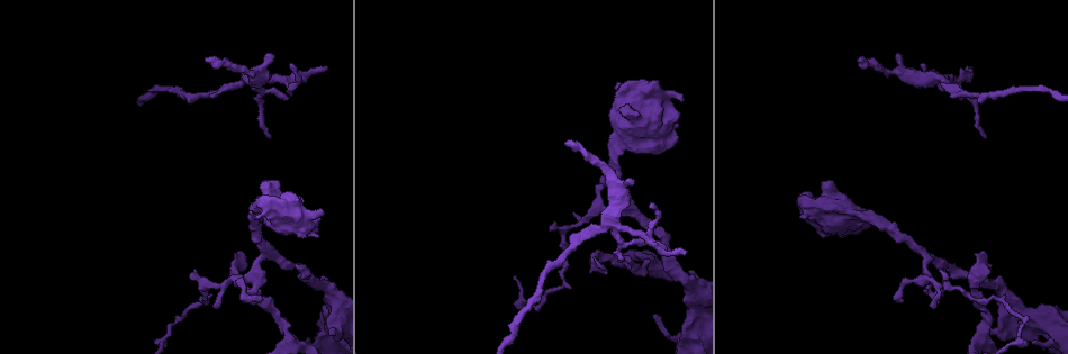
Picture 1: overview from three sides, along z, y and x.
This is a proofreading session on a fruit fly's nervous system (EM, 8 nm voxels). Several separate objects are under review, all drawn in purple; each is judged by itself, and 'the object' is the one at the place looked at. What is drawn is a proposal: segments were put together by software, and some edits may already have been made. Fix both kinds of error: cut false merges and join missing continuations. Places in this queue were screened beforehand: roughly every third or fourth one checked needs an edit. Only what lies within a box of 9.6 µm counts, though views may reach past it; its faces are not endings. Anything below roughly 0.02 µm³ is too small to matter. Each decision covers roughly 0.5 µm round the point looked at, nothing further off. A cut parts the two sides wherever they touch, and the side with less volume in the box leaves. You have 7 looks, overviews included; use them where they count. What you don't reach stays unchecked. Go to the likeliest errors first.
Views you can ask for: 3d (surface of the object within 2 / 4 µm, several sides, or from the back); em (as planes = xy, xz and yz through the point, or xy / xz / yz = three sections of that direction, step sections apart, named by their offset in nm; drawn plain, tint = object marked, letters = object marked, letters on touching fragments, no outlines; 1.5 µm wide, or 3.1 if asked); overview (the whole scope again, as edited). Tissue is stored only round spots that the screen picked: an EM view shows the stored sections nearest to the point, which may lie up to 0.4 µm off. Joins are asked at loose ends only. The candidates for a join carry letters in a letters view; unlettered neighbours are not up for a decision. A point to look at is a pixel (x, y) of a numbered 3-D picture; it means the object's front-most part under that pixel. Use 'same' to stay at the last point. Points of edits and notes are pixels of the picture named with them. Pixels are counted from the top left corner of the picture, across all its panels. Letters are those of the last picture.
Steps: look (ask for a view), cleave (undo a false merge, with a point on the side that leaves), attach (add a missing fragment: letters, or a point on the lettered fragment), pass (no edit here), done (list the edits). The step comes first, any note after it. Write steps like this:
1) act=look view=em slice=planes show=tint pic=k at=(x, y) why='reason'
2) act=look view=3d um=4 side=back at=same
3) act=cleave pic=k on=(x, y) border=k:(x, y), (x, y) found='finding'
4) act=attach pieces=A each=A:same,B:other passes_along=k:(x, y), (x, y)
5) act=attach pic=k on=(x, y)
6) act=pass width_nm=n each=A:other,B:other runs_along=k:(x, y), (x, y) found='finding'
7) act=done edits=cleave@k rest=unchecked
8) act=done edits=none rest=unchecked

act=look view=3d um=2 pic=1 at=(331, 331) why='an open end'

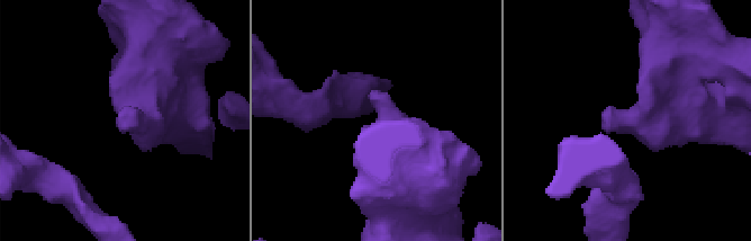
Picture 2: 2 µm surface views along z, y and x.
act=look view=em slice=planes show=letters pic=2 at=(371, 95)

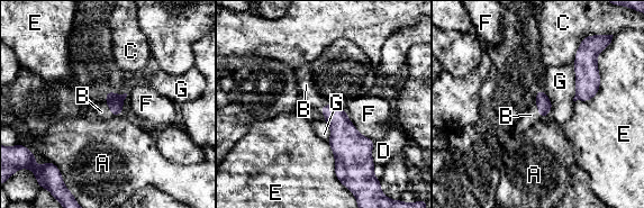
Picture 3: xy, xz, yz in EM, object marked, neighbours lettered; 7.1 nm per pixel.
act=attach pieces=B longest_contact=E:380nm each=A:other,B:same,C:other,D:other,E:other,F:other,G:other passes_along=3:(115, 102), (108, 106), (101, 111) found='it goes on there'

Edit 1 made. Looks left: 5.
act=look view=overview

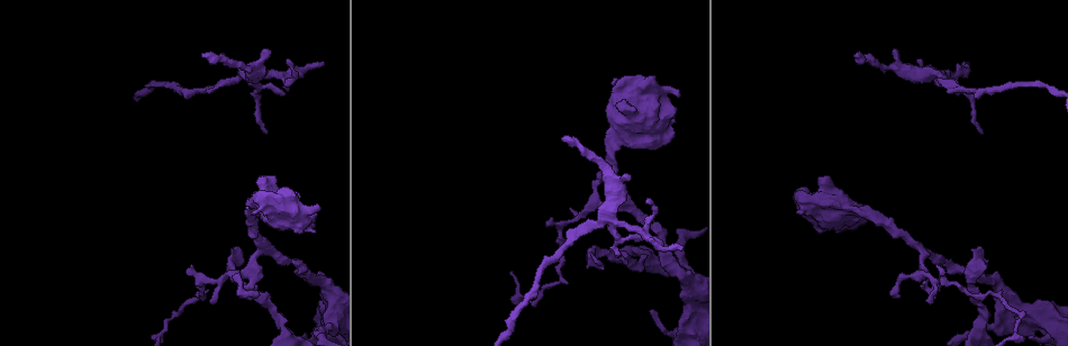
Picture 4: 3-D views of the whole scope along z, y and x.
act=look view=3d um=2 pic=4 at=(680, 249) why='free end'

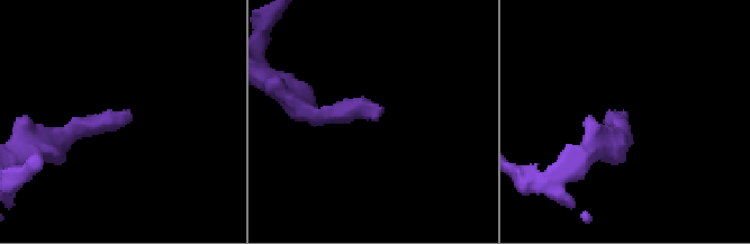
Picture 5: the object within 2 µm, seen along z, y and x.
act=look view=em slice=xz step=4 show=plain pic=5 at=(378, 118)

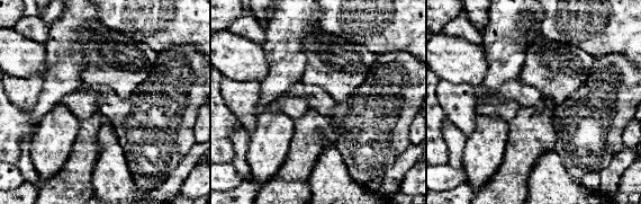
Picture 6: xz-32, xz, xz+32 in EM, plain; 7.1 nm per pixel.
act=look view=em slice=xz step=4 show=letters at=same

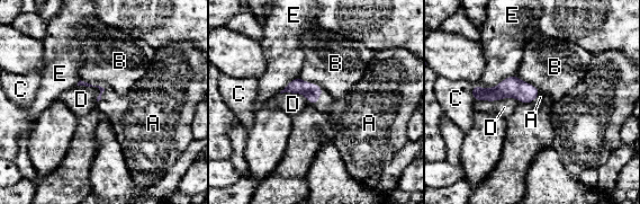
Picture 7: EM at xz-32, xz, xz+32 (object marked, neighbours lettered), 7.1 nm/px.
act=attach pieces=A longest_contact=D:320nm each=A:same,B:other,C:other,D:other,E:other passes_along=7:(309, 90), (318, 98), (349, 115) found='it goes on there'

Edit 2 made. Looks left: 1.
act=done edits=attach@3,attach@7 rest=unchecked

